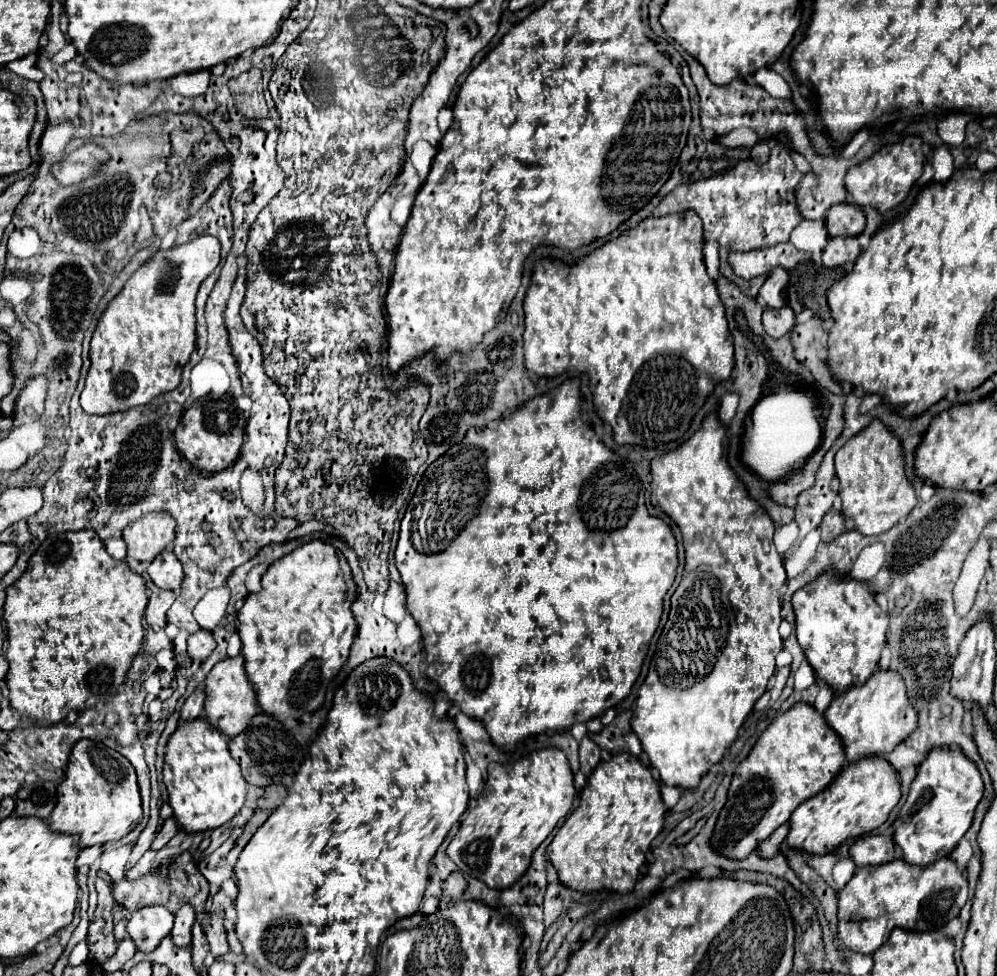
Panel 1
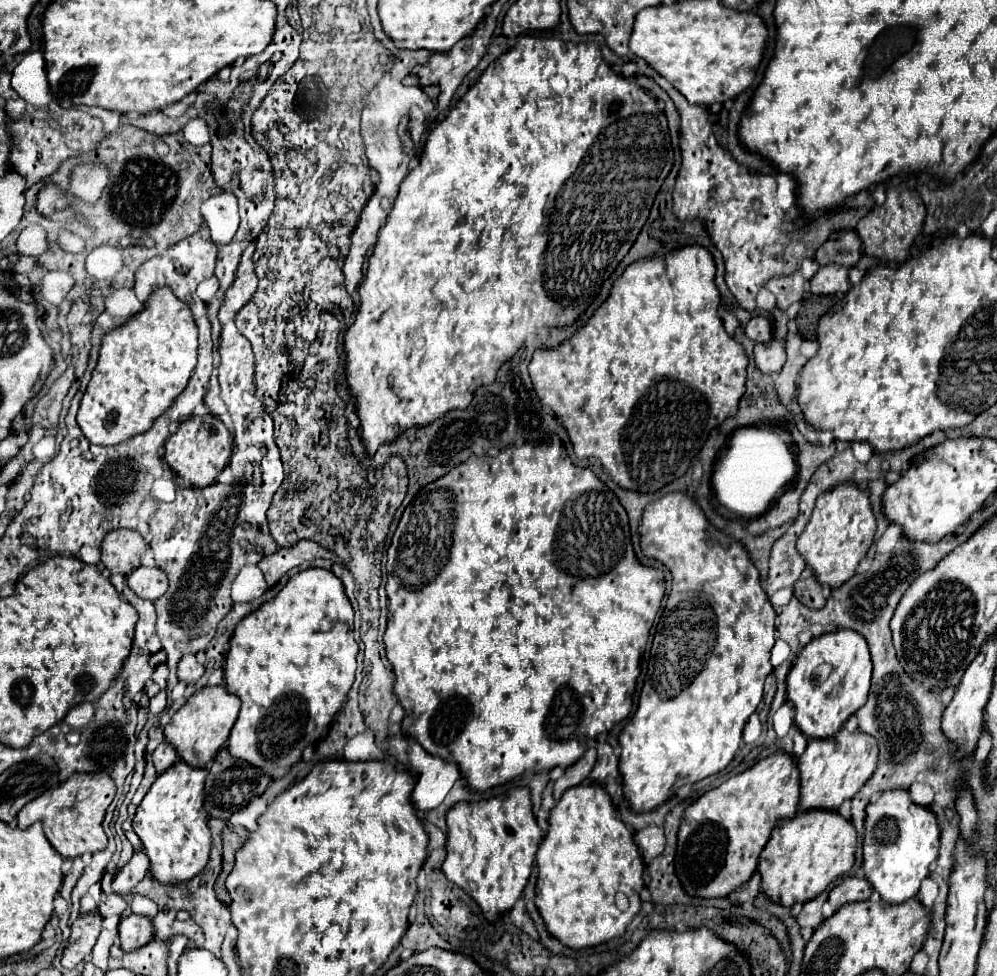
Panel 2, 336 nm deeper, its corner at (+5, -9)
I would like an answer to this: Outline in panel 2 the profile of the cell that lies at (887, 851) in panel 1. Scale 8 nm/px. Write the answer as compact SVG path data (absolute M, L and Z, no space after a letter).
M846 876L838 886L832 888L828 902L834 906L834 910L838 910L844 904L868 900L870 894L872 894L872 888L870 888L868 880L856 878L856 876Z

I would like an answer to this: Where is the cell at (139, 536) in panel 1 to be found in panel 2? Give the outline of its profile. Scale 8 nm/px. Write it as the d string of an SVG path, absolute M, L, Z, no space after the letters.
M128 528L112 530L104 536L100 552L102 564L110 574L130 574L140 566L140 556L146 552L144 538Z

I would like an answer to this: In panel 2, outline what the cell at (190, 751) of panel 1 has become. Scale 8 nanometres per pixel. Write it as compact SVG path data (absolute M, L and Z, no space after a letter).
M182 760L170 766L152 784L150 792L140 802L134 816L134 832L142 840L144 852L150 858L150 876L160 884L178 884L198 876L212 848L208 814L204 810L204 780L206 770L192 768Z

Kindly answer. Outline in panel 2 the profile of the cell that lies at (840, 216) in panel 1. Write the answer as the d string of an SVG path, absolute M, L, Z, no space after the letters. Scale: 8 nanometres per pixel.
M840 230L834 232L816 252L816 262L820 266L824 264L842 264L846 268L856 266L862 252L862 242L858 240L858 234L854 230Z

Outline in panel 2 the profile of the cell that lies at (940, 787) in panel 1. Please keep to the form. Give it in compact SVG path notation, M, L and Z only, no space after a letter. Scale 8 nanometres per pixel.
M886 790L880 798L866 806L864 824L864 876L872 890L888 904L902 904L916 896L920 882L930 874L932 862L938 858L940 830L934 812L910 800L908 790Z

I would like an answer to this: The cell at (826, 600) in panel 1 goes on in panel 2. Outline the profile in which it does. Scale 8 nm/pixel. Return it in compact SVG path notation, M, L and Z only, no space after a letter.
M834 630L814 638L796 658L786 678L786 700L794 706L794 722L806 738L826 740L866 702L872 678L872 660L866 640L852 630Z

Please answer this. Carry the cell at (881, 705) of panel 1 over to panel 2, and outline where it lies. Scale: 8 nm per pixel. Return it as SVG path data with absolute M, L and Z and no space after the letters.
M842 728L836 736L828 740L808 740L804 754L798 758L800 772L800 810L838 810L844 800L854 798L854 794L872 776L878 762L878 744L872 736L860 730L848 732Z

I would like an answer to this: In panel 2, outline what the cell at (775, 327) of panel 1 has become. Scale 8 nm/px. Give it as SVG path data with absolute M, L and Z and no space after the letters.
M776 338L768 344L756 344L754 346L754 360L760 372L764 374L778 374L786 362L786 350L784 344Z

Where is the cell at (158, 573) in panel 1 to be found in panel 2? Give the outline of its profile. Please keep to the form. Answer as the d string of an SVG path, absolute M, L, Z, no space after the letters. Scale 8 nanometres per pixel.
M140 566L128 576L130 590L144 600L158 600L168 590L168 578L160 568Z

